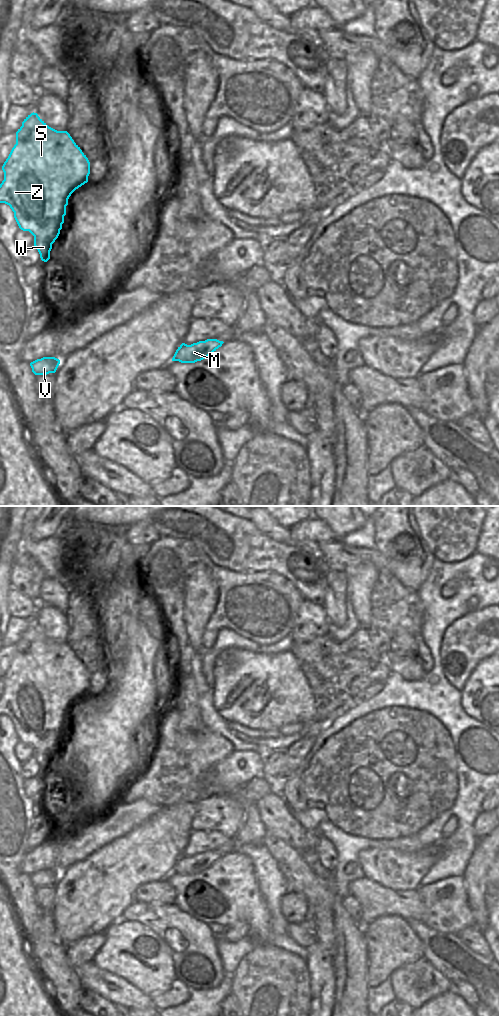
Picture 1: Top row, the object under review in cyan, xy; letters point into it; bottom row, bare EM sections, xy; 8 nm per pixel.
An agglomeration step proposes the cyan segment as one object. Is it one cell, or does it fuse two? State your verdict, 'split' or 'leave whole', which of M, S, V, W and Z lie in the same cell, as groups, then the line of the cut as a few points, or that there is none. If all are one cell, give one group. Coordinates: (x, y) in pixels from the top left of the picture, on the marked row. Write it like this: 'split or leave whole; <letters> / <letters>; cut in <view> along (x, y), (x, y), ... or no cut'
leave whole; M S V W Z; no cut

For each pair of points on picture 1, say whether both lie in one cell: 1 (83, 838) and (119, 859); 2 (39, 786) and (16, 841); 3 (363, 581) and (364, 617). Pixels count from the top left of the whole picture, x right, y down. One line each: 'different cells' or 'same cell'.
1: different cells
2: different cells
3: same cell

